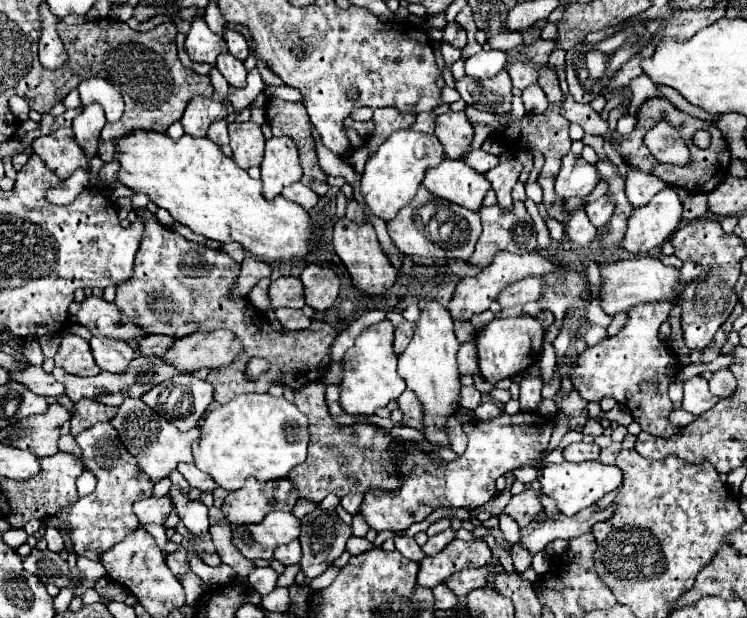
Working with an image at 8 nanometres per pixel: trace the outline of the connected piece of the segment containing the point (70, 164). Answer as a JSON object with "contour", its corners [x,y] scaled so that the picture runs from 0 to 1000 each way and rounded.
{"contour":[[[80,206],[78,212],[72,212],[72,215],[62,218],[62,222],[46,225],[43,244],[80,290],[94,286],[104,270],[118,270],[120,273],[120,257],[104,238],[94,206]]]}

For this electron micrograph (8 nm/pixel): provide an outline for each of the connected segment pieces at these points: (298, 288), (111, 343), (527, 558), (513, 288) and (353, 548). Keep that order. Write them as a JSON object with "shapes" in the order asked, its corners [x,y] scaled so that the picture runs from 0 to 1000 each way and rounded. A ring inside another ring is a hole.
{"shapes":[[[[375,448],[364,455],[361,461],[361,484],[364,484],[364,500],[369,497],[394,497],[404,500],[407,497],[407,461],[399,448]]],[[[120,549],[120,561],[129,581],[129,591],[147,604],[161,604],[171,594],[171,587],[179,581],[179,565],[169,552],[155,549]]],[[[691,882],[691,885],[683,892],[683,901],[685,901],[688,917],[691,917],[693,927],[701,927],[701,924],[710,917],[710,911],[712,911],[712,898],[710,898],[707,888],[699,885],[699,882]]],[[[707,448],[675,464],[675,471],[669,471],[664,487],[669,487],[672,500],[685,494],[704,494],[710,487],[720,487],[723,471],[726,471],[726,451]]],[[[469,869],[466,879],[463,879],[463,892],[469,898],[479,898],[479,895],[487,895],[493,888],[498,888],[501,882],[493,875],[493,872],[482,872],[482,869]]]]}

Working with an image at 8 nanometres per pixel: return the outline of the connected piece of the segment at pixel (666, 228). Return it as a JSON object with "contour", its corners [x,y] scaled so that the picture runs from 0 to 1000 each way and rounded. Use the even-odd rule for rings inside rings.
{"contour":[[[900,303],[878,312],[867,332],[849,338],[841,351],[841,371],[835,377],[833,400],[846,409],[865,409],[884,400],[913,358],[913,328]]]}

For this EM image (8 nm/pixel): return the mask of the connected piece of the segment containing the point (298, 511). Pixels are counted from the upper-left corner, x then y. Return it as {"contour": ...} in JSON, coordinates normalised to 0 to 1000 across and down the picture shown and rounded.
{"contour":[[[399,807],[396,811],[396,817],[394,817],[394,824],[391,824],[391,833],[394,837],[399,837],[399,840],[404,840],[407,833],[412,833],[415,827],[420,827],[423,824],[423,817],[418,814],[418,811],[407,811],[407,807]]]}

